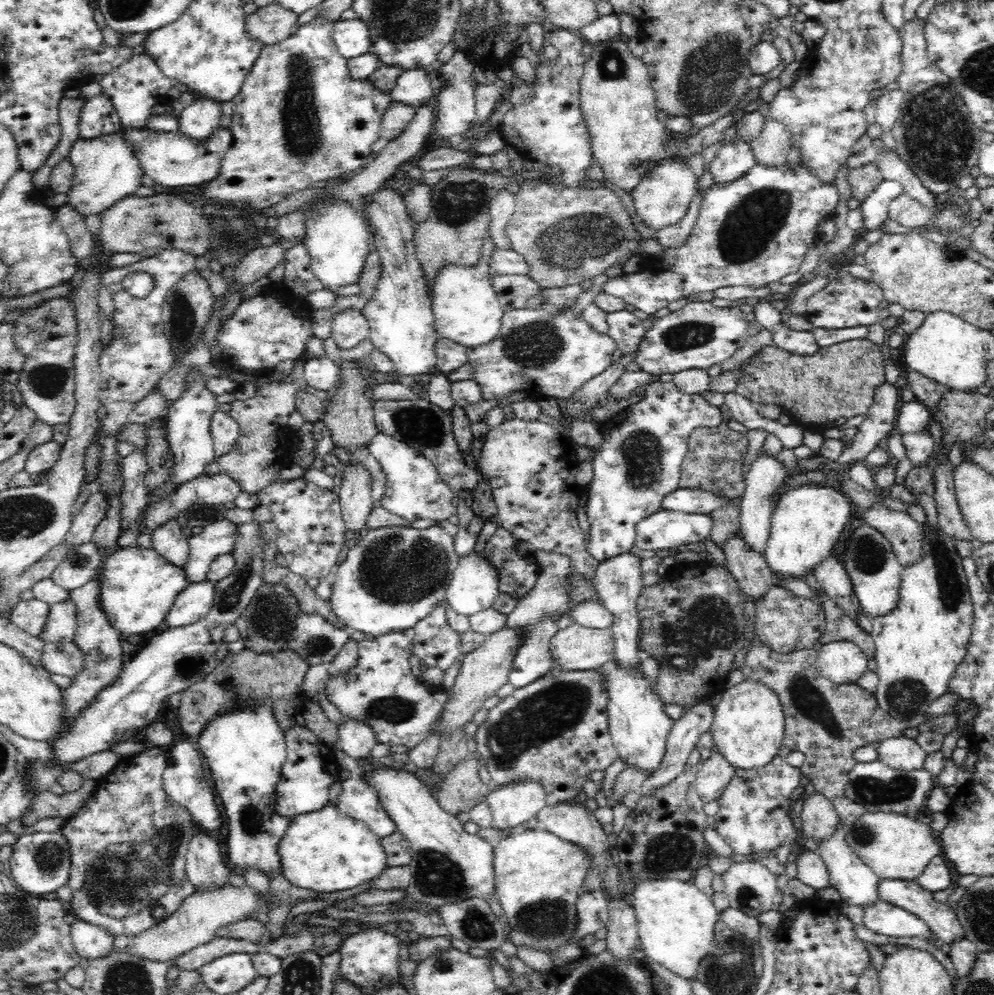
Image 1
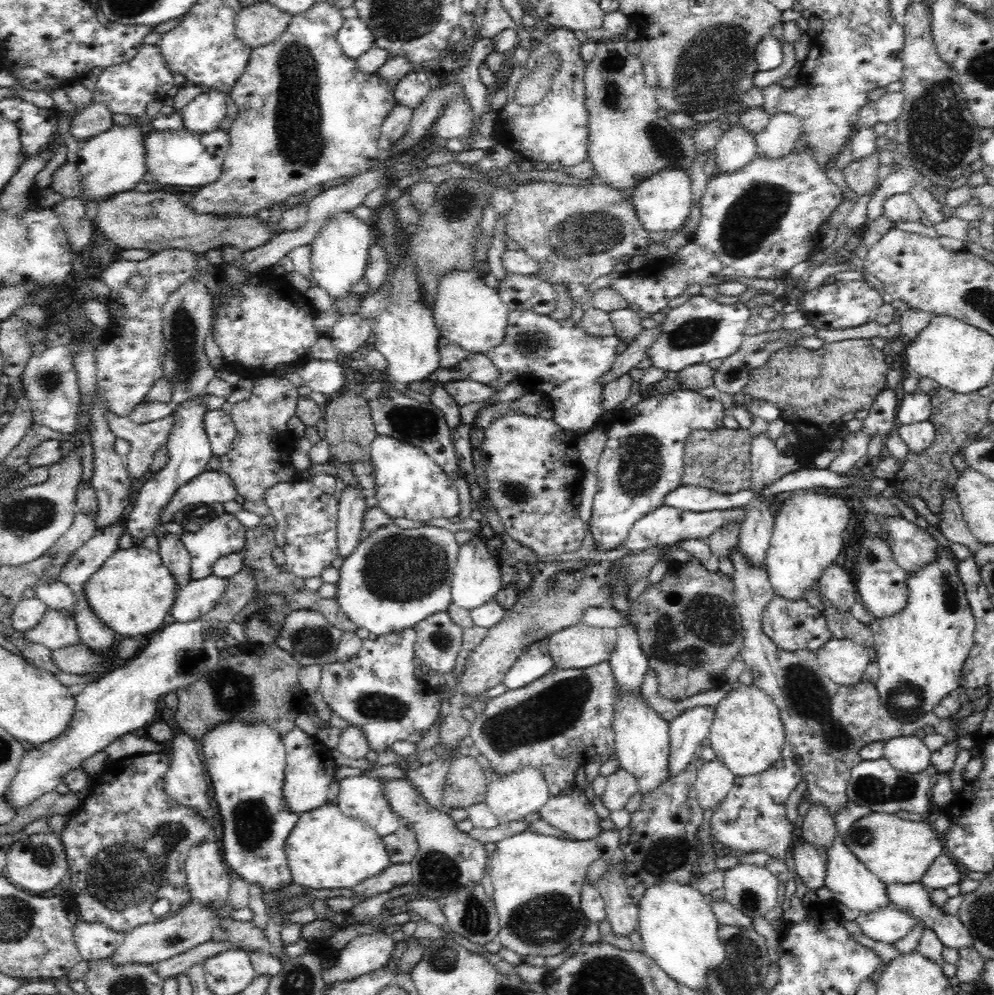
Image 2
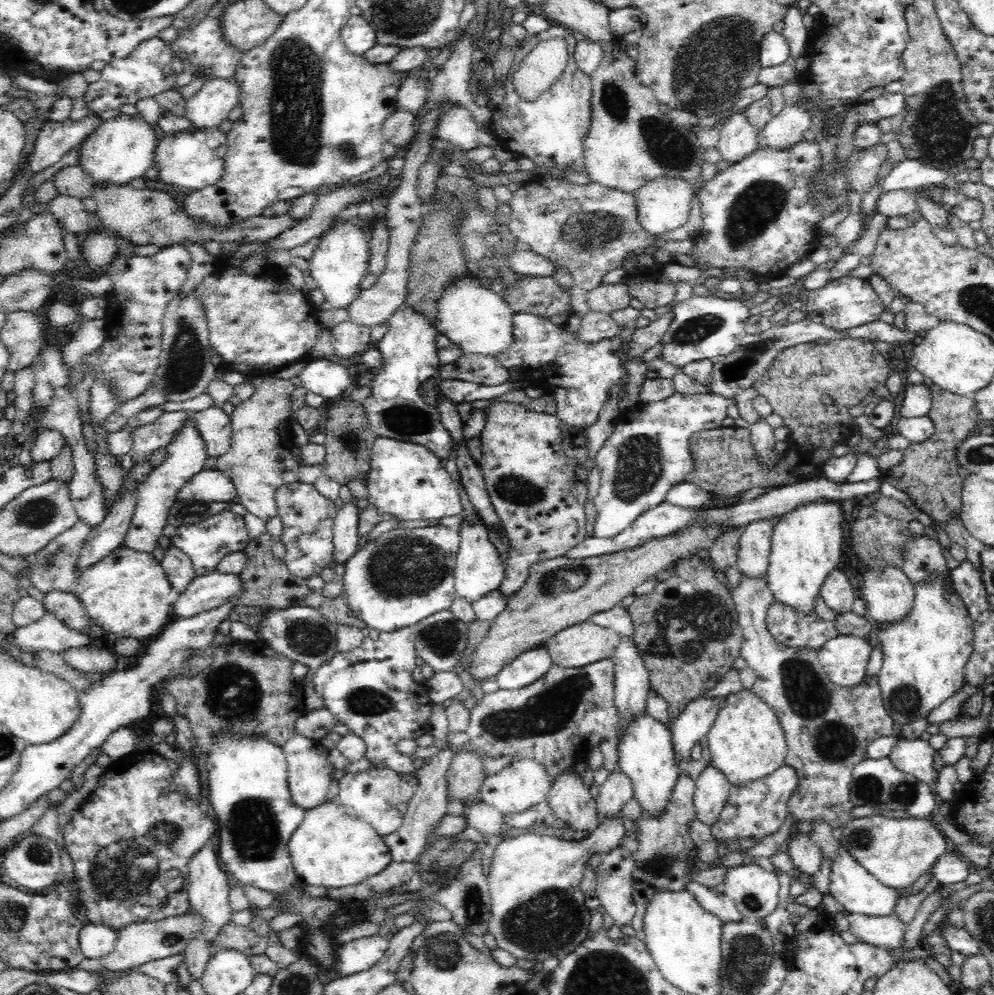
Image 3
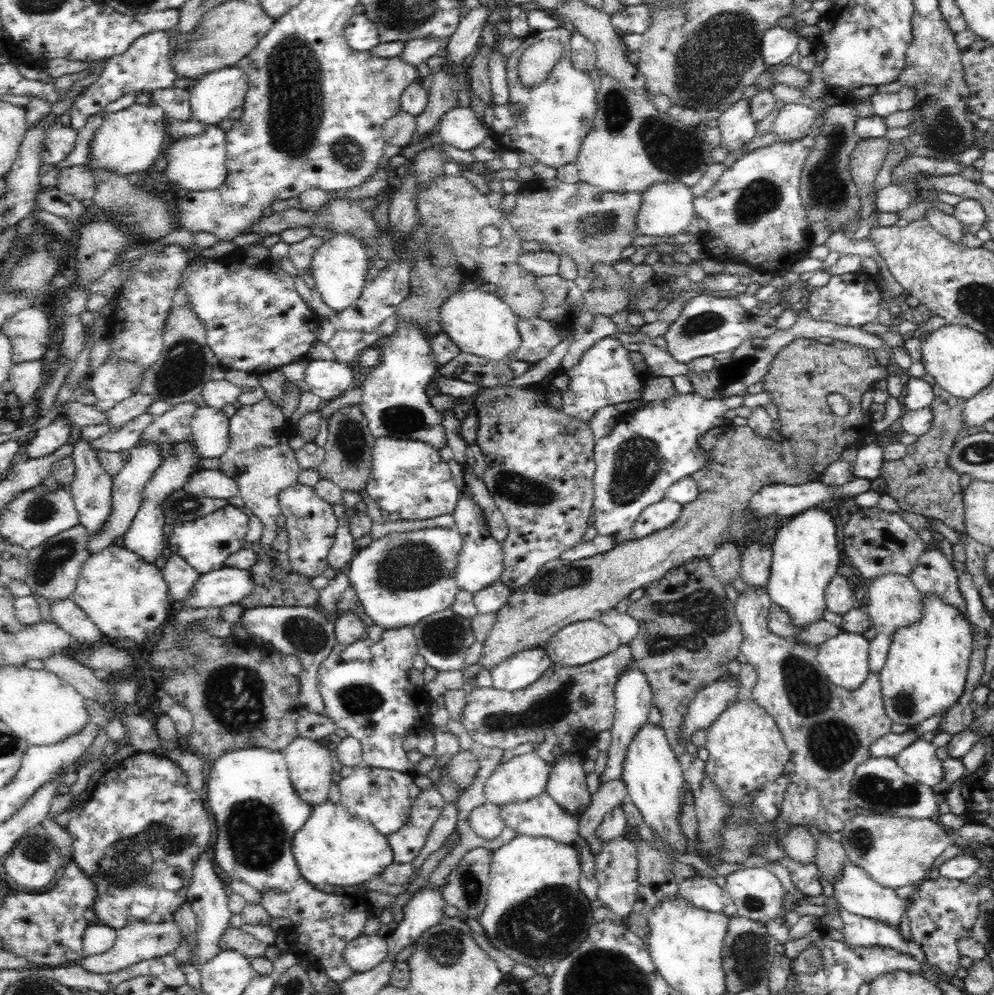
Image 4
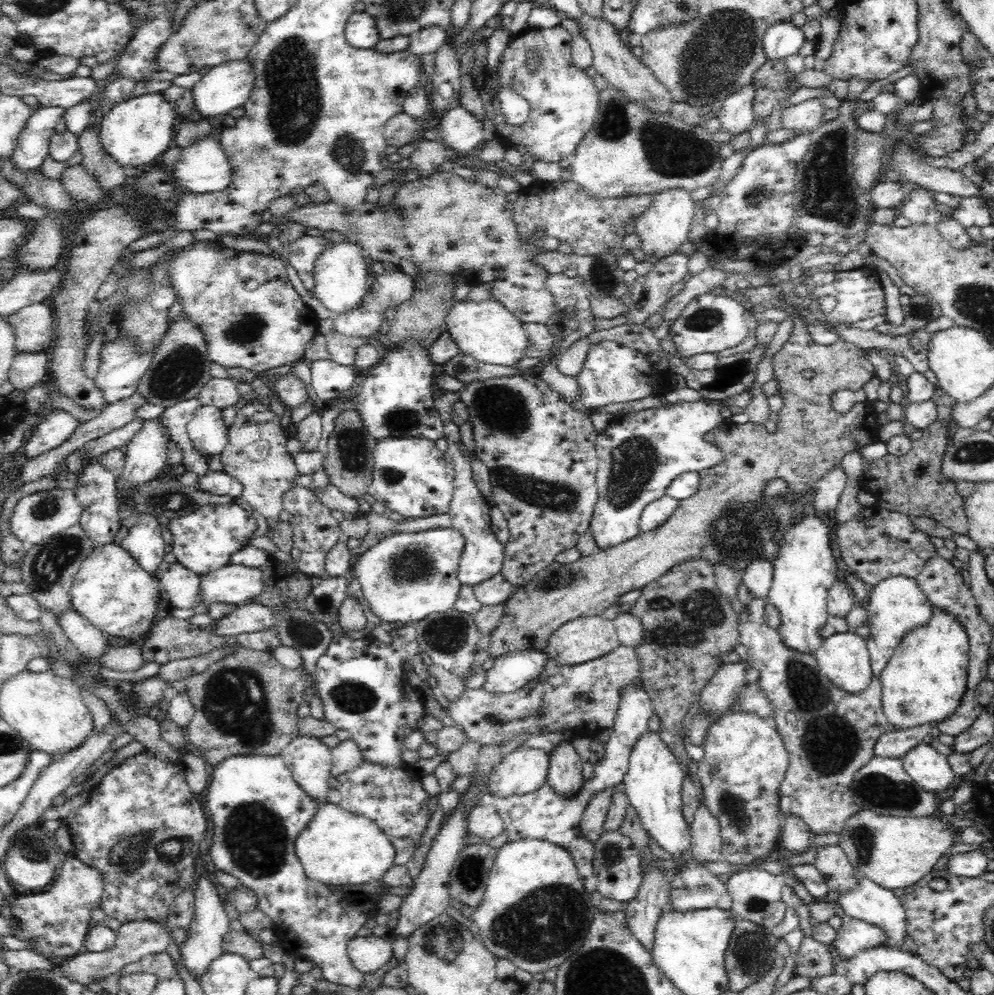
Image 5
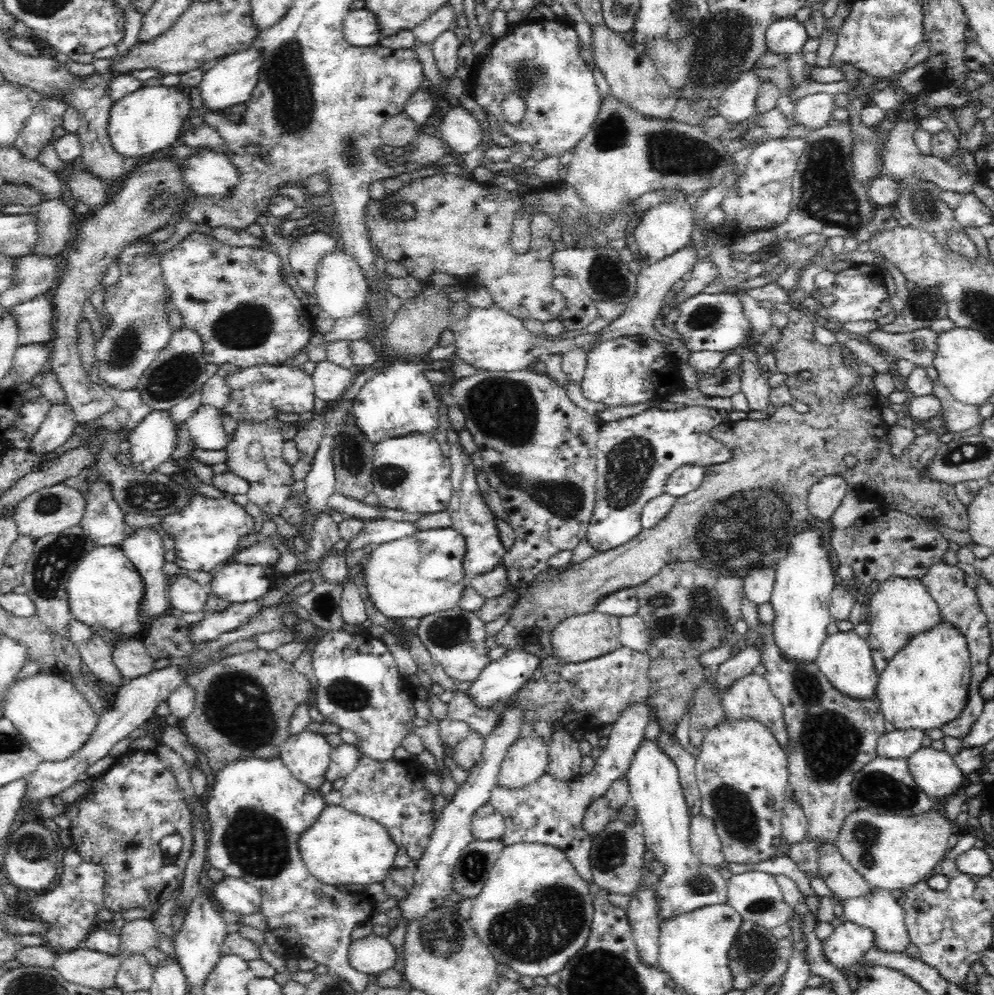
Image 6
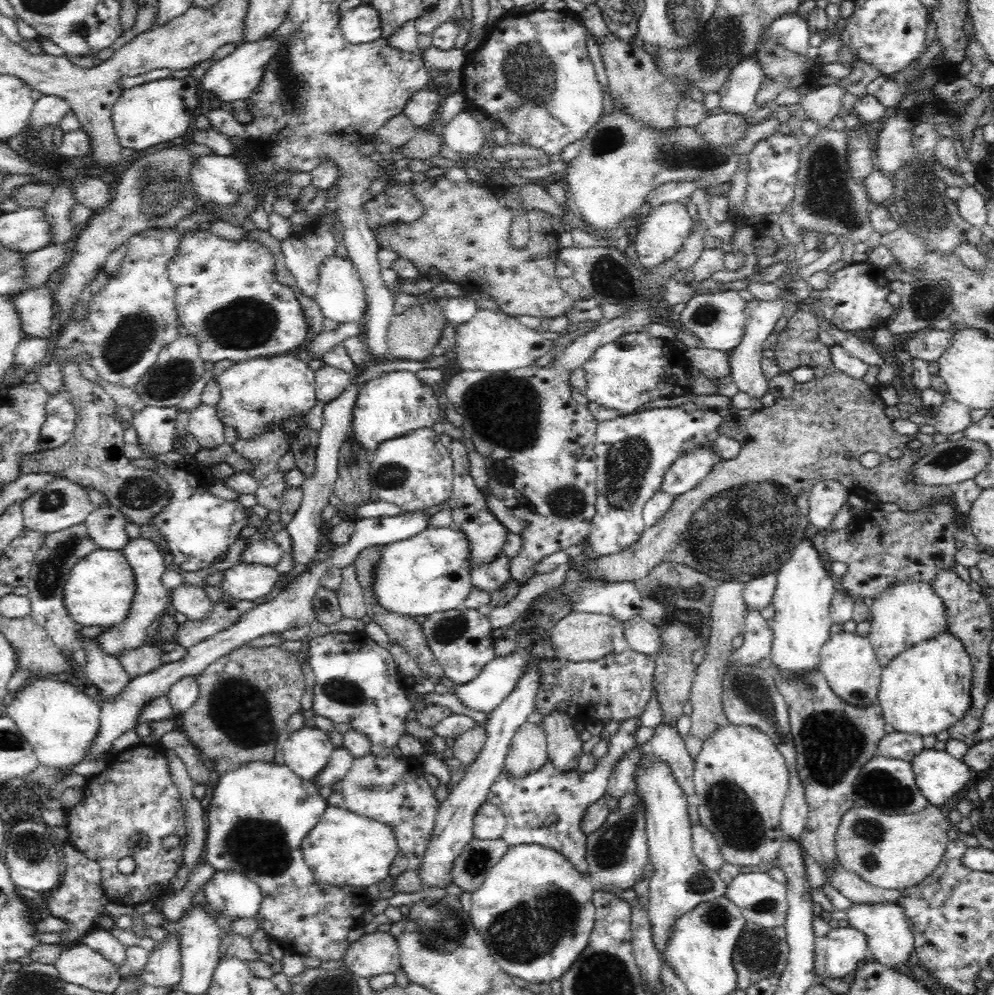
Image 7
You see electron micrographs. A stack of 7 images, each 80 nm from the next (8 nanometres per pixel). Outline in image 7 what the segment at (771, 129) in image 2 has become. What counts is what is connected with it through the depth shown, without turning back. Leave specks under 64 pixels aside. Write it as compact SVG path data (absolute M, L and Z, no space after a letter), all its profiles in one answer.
M840 85L818 86L800 99L804 114L799 118L802 121L810 119L822 127L829 127L840 110L845 108L842 105L842 97L846 92Z

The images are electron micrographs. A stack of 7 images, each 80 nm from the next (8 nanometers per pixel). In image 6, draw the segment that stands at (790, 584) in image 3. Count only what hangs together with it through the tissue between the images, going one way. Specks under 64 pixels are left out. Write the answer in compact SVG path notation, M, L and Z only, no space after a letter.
M811 527L802 529L798 534L790 538L790 550L784 558L778 560L775 566L775 582L772 588L771 605L775 612L775 619L772 627L774 628L774 643L788 661L796 663L815 663L819 656L819 650L828 635L828 625L832 622L829 613L830 594L836 587L834 568L830 563L828 552L820 544L820 529Z

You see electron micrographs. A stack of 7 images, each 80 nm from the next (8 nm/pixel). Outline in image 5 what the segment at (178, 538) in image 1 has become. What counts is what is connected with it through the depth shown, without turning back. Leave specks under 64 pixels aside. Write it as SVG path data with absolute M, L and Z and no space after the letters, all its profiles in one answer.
M178 561L160 574L159 583L167 605L173 608L196 608L201 602L198 573L188 570Z

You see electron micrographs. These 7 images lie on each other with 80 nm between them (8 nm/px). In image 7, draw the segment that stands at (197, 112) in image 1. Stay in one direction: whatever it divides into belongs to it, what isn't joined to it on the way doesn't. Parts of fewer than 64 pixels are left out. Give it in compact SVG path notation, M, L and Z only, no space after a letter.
M263 37L254 42L242 43L232 53L212 63L199 82L204 85L208 92L212 92L218 100L230 103L235 100L246 101L260 84L266 66L274 58L274 54L278 52L278 48L280 48L280 43L274 41L272 37Z

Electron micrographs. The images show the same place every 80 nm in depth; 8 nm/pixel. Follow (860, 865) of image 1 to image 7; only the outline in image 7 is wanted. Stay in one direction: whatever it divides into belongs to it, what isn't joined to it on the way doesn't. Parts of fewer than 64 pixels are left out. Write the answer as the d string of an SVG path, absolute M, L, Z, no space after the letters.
M866 902L853 904L846 911L849 925L864 933L868 948L874 954L874 960L888 968L902 970L904 964L910 960L910 954L915 949L914 935L910 930L905 911L894 902L881 902L880 905L870 905Z

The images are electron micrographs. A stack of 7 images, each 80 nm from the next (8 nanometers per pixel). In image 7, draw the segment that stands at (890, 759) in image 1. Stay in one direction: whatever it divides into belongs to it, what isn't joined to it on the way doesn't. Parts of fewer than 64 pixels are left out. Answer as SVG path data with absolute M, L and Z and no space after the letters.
M924 749L916 755L916 758L913 758L911 764L920 792L926 800L929 800L929 804L934 806L942 806L950 798L956 798L968 786L968 782L970 782L970 777L972 776L970 768L966 764L954 758L945 750Z

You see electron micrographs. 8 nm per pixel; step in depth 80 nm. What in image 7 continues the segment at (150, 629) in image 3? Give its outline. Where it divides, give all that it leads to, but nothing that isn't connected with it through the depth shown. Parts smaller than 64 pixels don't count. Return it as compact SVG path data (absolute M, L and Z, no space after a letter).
M97 548L72 567L64 583L63 603L79 626L110 627L126 618L135 592L135 576L123 551Z

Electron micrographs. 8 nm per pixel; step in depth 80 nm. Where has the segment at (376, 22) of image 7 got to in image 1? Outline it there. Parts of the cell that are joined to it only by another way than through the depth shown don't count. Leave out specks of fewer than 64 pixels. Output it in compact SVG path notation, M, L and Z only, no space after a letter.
M358 17L350 20L337 20L332 30L332 42L338 53L347 59L366 54L372 47L370 29Z

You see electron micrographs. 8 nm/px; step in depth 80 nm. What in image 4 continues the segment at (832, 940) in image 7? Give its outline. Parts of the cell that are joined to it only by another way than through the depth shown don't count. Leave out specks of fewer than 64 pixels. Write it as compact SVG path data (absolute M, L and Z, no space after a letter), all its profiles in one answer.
M833 896L827 897L824 906L829 911L838 911L843 920L843 943L848 948L856 946L883 946L893 948L904 954L910 954L919 962L926 962L924 952L918 943L905 940L898 928L892 928L879 920L858 917L848 913Z

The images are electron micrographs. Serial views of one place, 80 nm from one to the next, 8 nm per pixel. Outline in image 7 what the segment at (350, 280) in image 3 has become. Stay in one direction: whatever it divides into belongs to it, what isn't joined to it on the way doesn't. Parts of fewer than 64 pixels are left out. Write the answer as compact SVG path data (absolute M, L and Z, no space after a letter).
M338 257L326 258L320 264L317 292L313 298L321 308L323 315L334 322L361 322L366 312L367 301L361 276L355 264L349 259Z

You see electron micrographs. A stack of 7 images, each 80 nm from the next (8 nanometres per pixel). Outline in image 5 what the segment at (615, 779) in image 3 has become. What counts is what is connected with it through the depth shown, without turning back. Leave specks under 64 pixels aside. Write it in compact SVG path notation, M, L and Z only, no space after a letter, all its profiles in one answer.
M622 784L610 786L606 790L602 790L602 792L596 792L590 798L581 816L581 831L592 843L597 838L600 838L604 832L604 824L610 805L612 804L613 792L616 789L620 789L620 786Z

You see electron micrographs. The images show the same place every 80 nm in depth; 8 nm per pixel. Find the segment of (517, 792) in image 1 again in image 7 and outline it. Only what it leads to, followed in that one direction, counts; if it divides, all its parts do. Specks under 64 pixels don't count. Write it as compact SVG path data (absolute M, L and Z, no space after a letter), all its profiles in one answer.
M522 723L513 734L504 762L504 772L513 778L528 778L534 770L540 770L549 761L547 736L540 723Z

